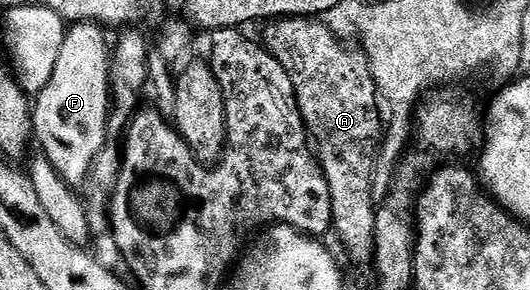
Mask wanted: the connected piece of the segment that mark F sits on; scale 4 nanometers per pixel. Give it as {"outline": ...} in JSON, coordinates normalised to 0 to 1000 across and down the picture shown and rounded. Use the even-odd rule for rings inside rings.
{"outline":[[[142,76],[125,100],[123,134],[119,138],[119,166],[111,179],[111,207],[104,221],[104,248],[96,248],[96,276],[89,290],[89,303],[81,303],[75,324],[68,328],[66,348],[60,355],[62,372],[62,459],[66,490],[77,500],[81,538],[91,548],[94,566],[108,583],[111,600],[119,607],[125,631],[140,648],[153,648],[153,638],[170,624],[175,572],[183,559],[185,538],[198,514],[208,486],[206,455],[206,372],[209,362],[209,145],[198,134],[200,107],[192,100],[181,76]]]}

